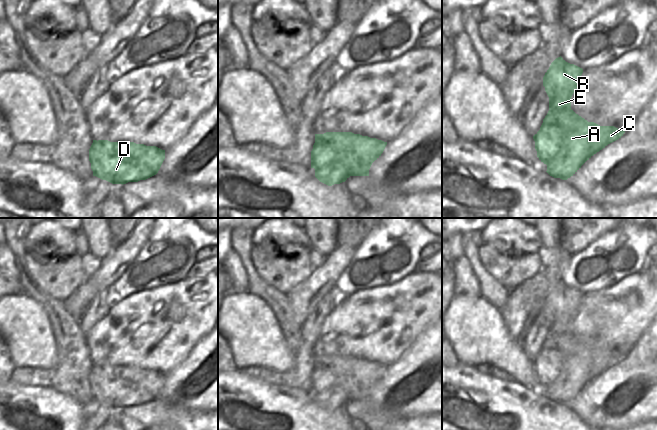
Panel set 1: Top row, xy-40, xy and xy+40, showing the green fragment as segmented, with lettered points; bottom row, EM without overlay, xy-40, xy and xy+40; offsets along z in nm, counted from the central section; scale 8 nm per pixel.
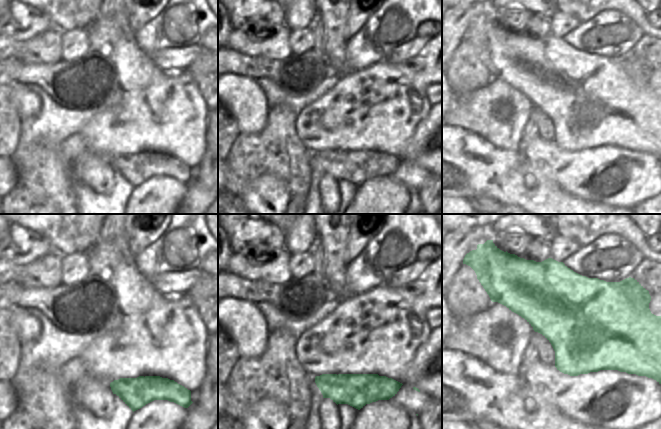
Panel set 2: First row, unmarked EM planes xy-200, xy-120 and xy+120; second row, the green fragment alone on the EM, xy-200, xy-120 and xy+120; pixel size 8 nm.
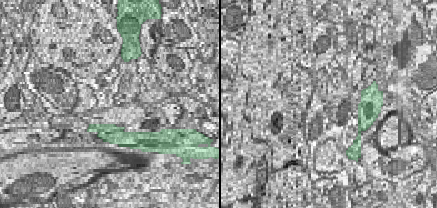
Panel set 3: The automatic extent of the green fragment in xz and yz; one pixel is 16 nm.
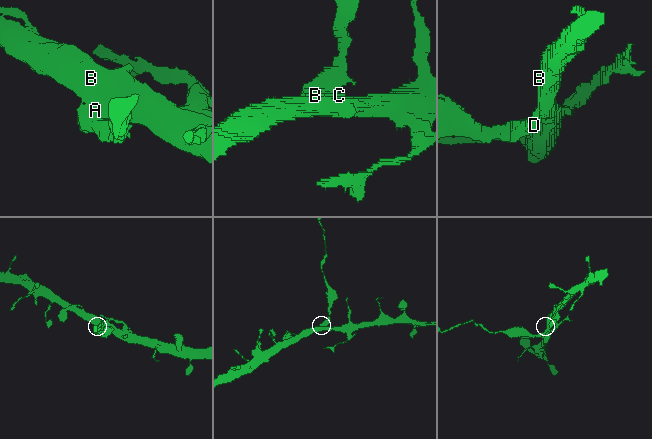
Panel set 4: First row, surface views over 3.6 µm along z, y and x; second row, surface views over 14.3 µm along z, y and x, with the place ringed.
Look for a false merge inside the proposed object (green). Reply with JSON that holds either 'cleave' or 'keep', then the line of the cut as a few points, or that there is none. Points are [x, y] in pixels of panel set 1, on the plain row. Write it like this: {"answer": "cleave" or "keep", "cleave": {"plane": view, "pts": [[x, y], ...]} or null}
{"answer": "cleave", "cleave": {"plane": "xy-40", "pts": [[97, 365], [130, 385], [164, 380]]}}

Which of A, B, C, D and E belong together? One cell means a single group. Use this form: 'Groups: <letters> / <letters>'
Groups: A B C E / D.

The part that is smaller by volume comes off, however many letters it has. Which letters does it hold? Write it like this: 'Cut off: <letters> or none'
Cut off: D.

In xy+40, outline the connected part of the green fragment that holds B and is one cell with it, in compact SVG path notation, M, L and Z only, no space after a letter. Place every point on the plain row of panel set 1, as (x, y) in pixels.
M561 280L550 289L543 301L543 310L549 321L549 335L540 354L547 367L547 375L551 381L557 377L562 382L578 382L584 386L608 368L618 364L625 357L614 350L600 350L588 346L571 333L571 321L579 309L583 293L566 286Z

